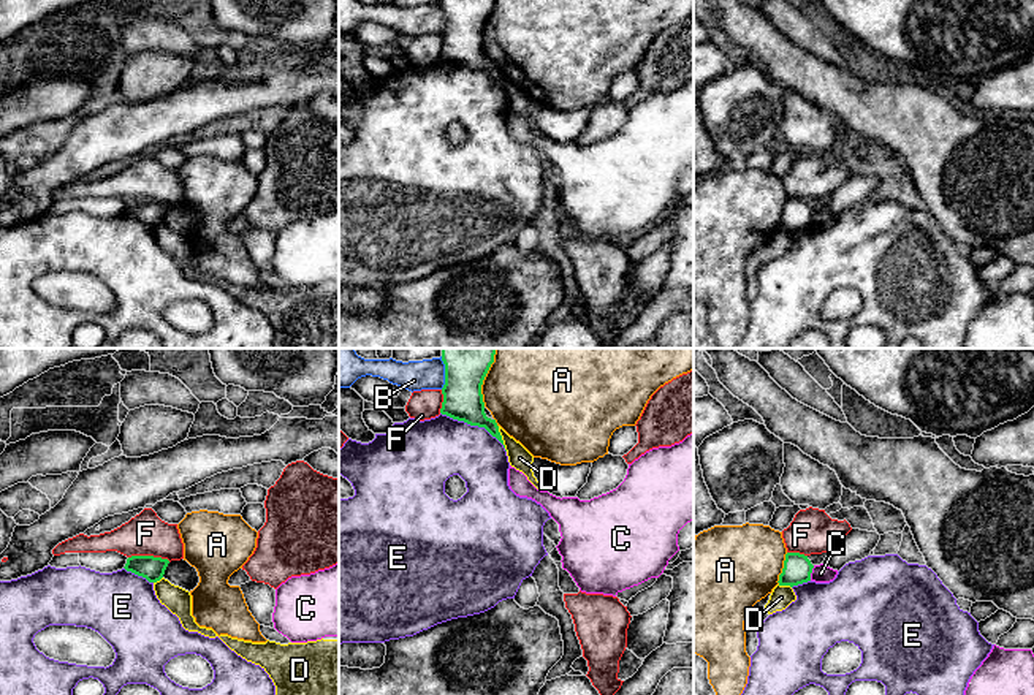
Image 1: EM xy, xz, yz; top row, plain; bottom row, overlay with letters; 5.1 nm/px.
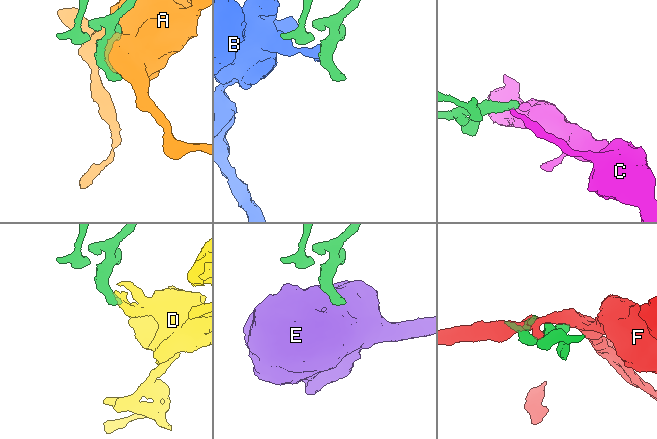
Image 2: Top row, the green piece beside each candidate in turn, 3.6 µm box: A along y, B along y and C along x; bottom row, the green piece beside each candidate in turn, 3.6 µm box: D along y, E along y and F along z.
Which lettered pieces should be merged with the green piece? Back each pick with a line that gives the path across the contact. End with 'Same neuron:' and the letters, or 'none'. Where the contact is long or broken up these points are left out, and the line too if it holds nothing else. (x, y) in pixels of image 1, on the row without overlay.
Same neuron: none

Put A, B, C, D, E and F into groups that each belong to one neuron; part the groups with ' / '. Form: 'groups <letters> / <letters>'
groups A / B / C / D / E / F

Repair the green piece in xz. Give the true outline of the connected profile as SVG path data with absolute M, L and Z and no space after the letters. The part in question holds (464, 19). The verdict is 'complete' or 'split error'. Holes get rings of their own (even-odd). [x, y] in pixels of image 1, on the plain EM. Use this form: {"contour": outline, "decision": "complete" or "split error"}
{"contour": "M442 0L445 9L443 47L440 59L470 71L485 73L502 90L496 65L485 59L483 25L494 0Z", "decision": "complete"}

